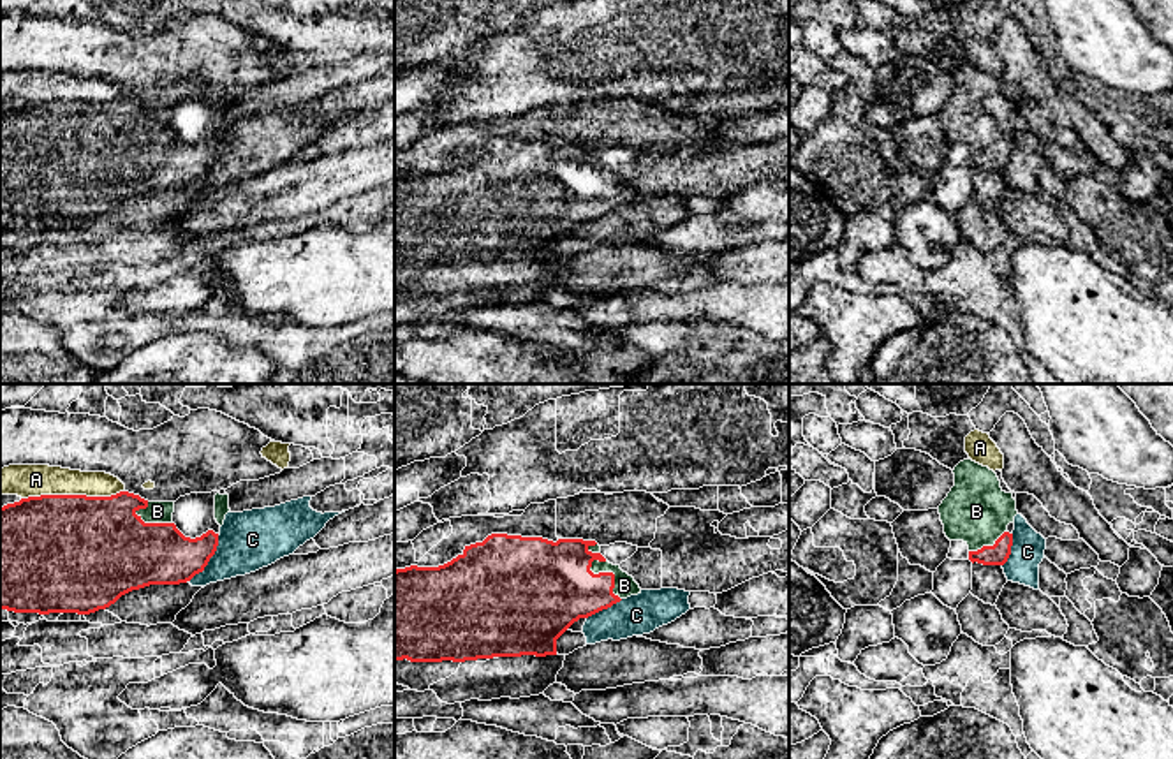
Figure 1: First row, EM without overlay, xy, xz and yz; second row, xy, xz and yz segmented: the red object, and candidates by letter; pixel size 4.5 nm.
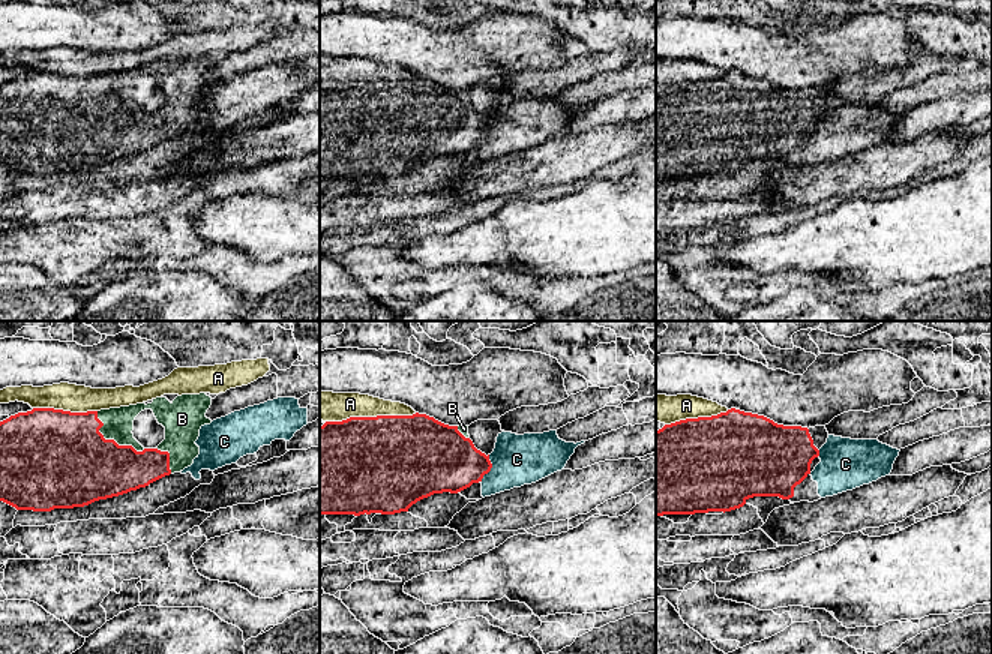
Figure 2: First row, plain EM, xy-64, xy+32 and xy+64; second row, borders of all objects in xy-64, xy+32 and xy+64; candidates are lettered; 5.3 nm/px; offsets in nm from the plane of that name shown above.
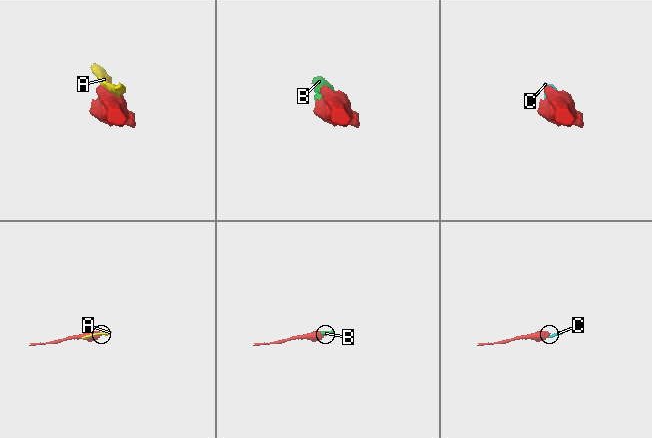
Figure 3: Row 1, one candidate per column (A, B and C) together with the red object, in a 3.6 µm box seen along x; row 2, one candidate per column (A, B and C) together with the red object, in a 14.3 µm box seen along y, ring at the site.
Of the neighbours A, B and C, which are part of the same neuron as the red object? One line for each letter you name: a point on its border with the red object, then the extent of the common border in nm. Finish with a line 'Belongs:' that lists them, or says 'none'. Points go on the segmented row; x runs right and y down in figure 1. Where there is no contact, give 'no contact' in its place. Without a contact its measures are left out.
B: contact xz (610, 573); length 220 nm
Belongs: B

